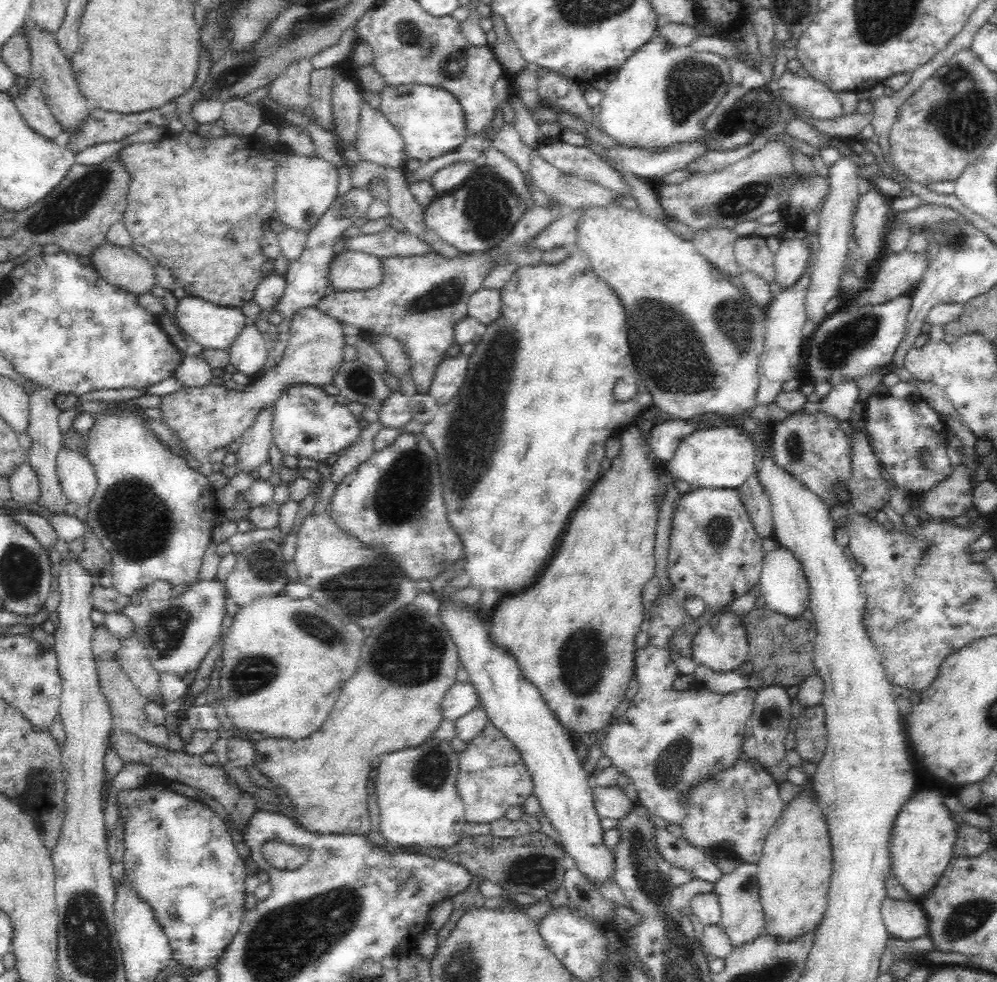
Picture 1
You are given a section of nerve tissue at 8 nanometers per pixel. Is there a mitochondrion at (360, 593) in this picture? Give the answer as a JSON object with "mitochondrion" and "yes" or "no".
{"mitochondrion":"yes"}

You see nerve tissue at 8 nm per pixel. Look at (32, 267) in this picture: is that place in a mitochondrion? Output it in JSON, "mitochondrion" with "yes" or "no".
{"mitochondrion":"no"}

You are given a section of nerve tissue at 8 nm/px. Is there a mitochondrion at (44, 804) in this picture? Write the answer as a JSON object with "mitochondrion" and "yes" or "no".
{"mitochondrion":"no"}

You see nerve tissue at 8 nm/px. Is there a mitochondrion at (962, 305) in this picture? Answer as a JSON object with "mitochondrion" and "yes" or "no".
{"mitochondrion":"no"}

